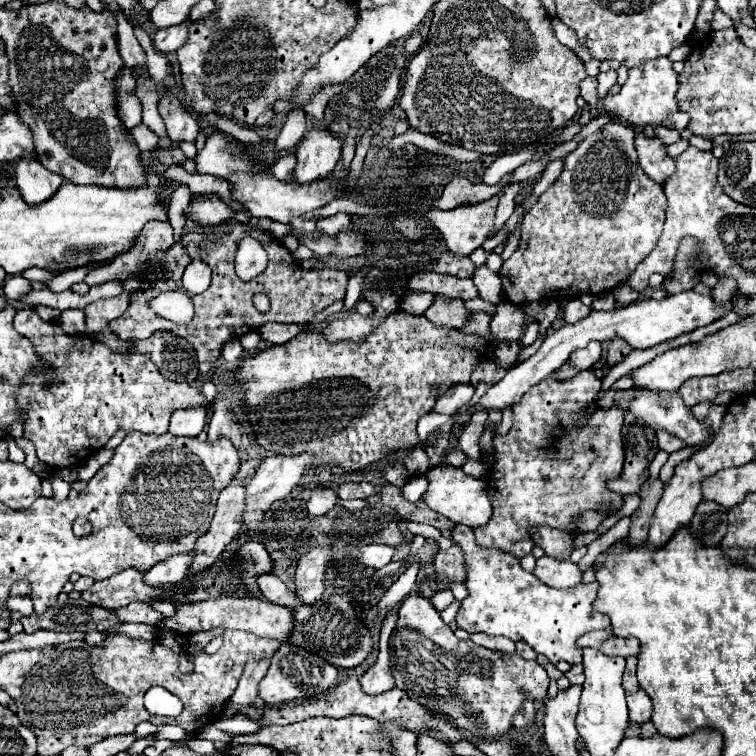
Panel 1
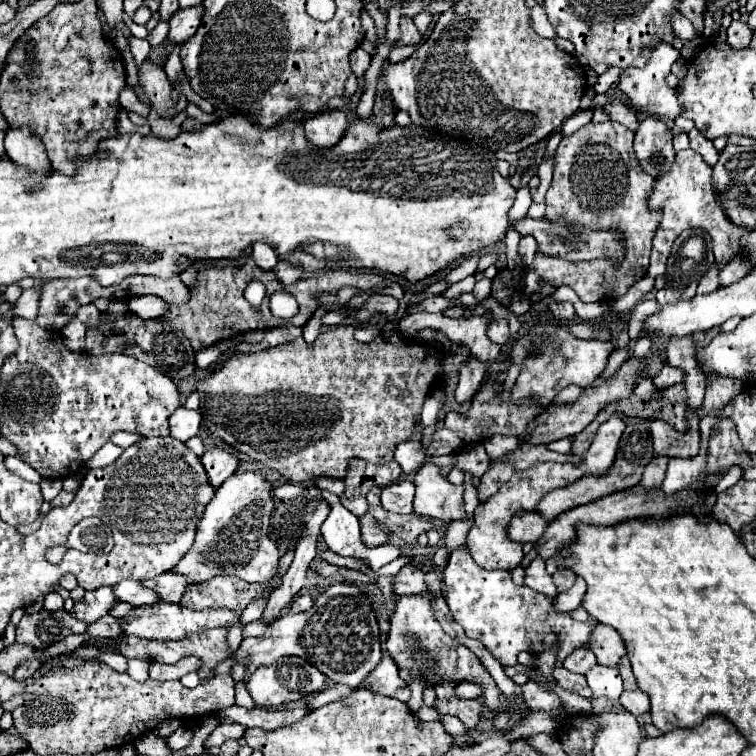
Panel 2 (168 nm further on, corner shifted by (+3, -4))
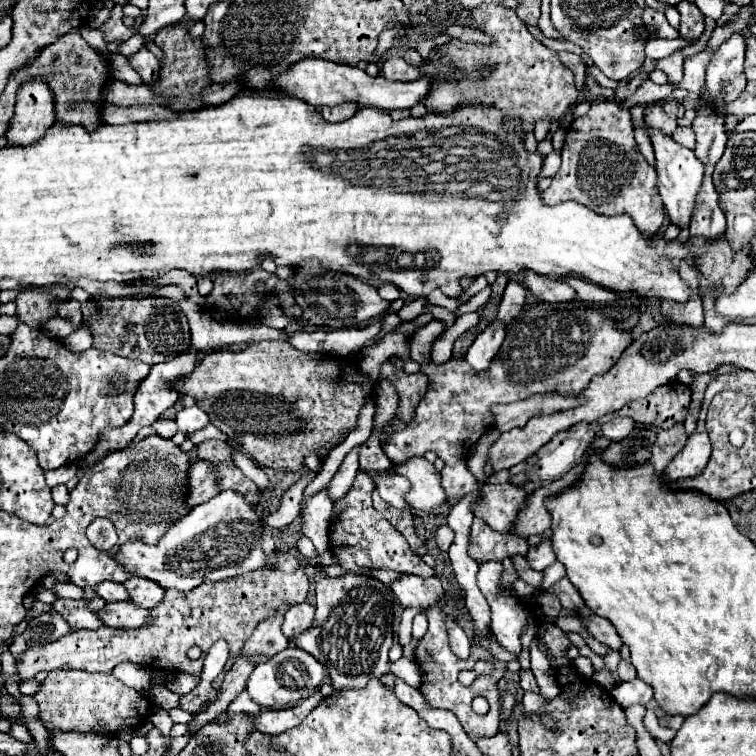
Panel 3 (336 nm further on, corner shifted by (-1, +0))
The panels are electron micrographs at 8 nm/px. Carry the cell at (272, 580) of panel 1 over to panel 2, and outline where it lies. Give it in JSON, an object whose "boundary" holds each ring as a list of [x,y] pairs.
{"boundary":[[[233,473],[215,493],[197,523],[195,543],[189,553],[173,567],[189,585],[201,583],[215,575],[233,575],[249,583],[265,583],[277,573],[279,547],[269,539],[269,515],[273,511],[271,483],[263,473]]]}

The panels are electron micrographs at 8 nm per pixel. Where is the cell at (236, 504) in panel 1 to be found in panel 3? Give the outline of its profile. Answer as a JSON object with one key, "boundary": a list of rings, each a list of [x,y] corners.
{"boundary":[[[131,577],[125,581],[125,587],[131,593],[131,601],[141,607],[147,607],[147,609],[157,607],[165,595],[161,585],[157,585],[155,581],[149,581],[145,577]]]}

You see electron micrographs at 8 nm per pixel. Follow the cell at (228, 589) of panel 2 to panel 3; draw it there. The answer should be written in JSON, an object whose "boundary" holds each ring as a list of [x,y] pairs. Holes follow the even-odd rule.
{"boundary":[[[265,571],[249,573],[245,577],[231,577],[223,581],[205,581],[191,591],[167,589],[165,599],[159,607],[151,609],[149,625],[135,631],[123,631],[101,625],[95,631],[71,631],[65,637],[39,647],[27,647],[25,653],[15,661],[19,679],[33,679],[39,671],[53,669],[83,669],[83,671],[103,671],[109,673],[121,661],[133,661],[151,669],[167,671],[187,671],[201,673],[203,657],[217,639],[225,639],[231,647],[231,657],[225,665],[225,671],[231,669],[237,653],[243,647],[243,641],[251,635],[255,625],[279,609],[281,603],[303,603],[309,591],[309,579],[303,571],[285,573],[285,571]],[[197,645],[203,651],[203,657],[191,661],[187,649]]]}

